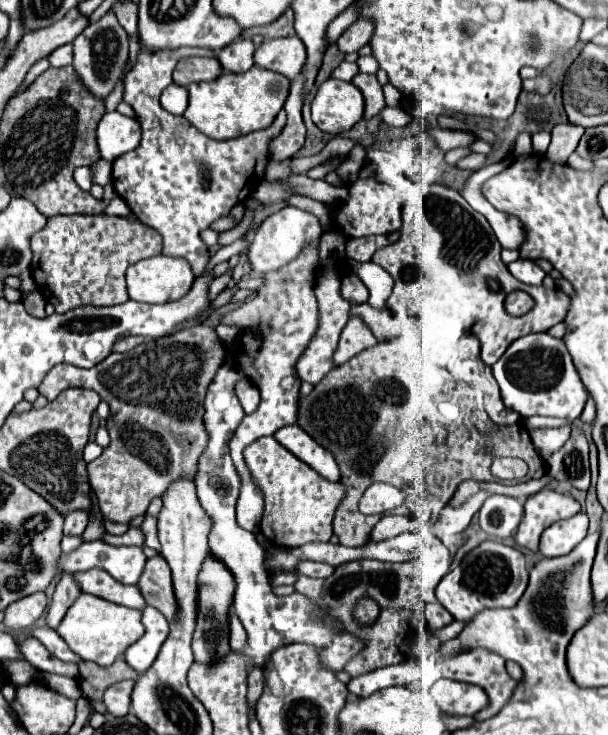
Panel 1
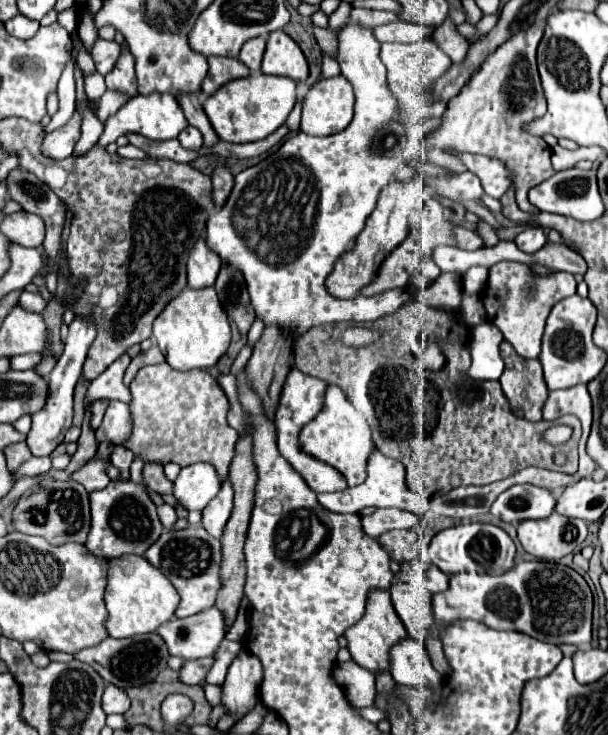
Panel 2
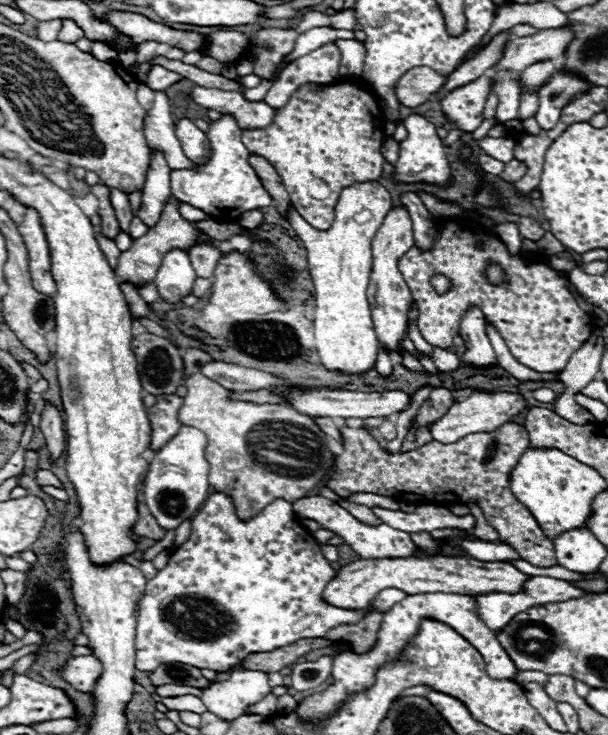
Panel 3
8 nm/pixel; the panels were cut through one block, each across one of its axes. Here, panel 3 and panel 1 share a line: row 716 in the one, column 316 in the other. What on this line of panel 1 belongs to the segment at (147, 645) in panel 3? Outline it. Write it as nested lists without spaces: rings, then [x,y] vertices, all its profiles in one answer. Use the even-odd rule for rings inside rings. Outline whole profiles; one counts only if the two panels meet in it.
[[[286,206],[284,210],[280,210],[274,216],[266,218],[266,222],[256,232],[256,238],[250,246],[252,270],[256,274],[266,274],[270,270],[278,270],[282,264],[288,264],[290,260],[294,260],[294,256],[298,256],[298,252],[302,252],[306,242],[316,240],[320,236],[322,236],[320,220],[314,214],[298,210],[294,206]]]

